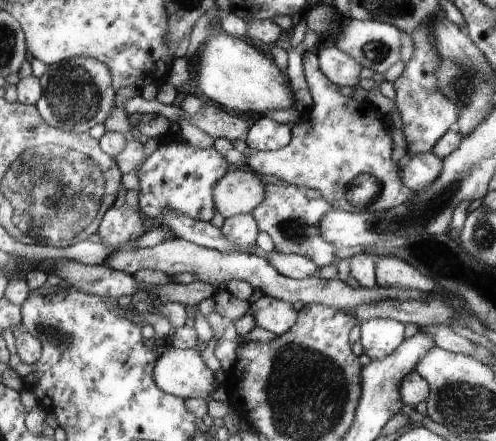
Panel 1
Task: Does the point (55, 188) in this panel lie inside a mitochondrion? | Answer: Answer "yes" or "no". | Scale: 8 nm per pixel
yes

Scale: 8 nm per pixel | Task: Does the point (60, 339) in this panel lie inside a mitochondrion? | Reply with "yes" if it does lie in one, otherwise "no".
yes

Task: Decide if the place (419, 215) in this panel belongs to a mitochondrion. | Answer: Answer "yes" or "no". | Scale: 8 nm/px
yes

